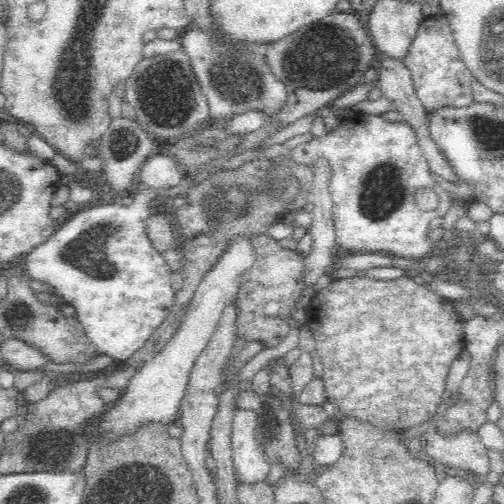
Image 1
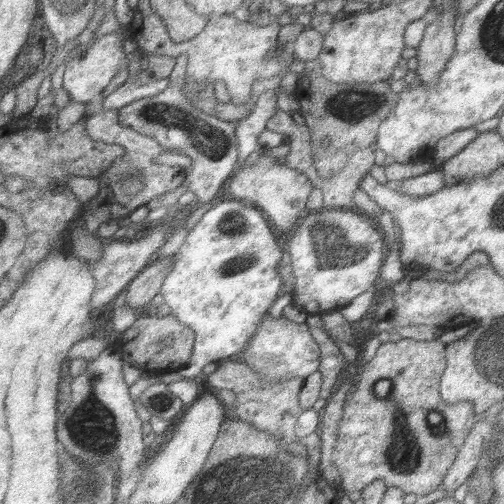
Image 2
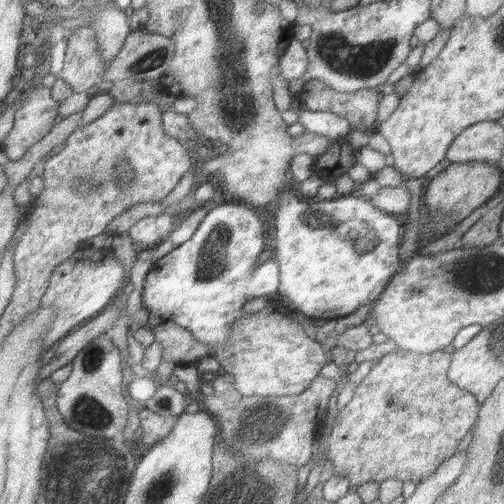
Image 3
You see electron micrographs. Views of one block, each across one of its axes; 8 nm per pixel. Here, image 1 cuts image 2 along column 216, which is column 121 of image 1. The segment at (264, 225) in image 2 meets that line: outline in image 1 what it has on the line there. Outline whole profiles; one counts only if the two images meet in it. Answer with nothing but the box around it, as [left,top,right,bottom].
[22,188,174,362]

